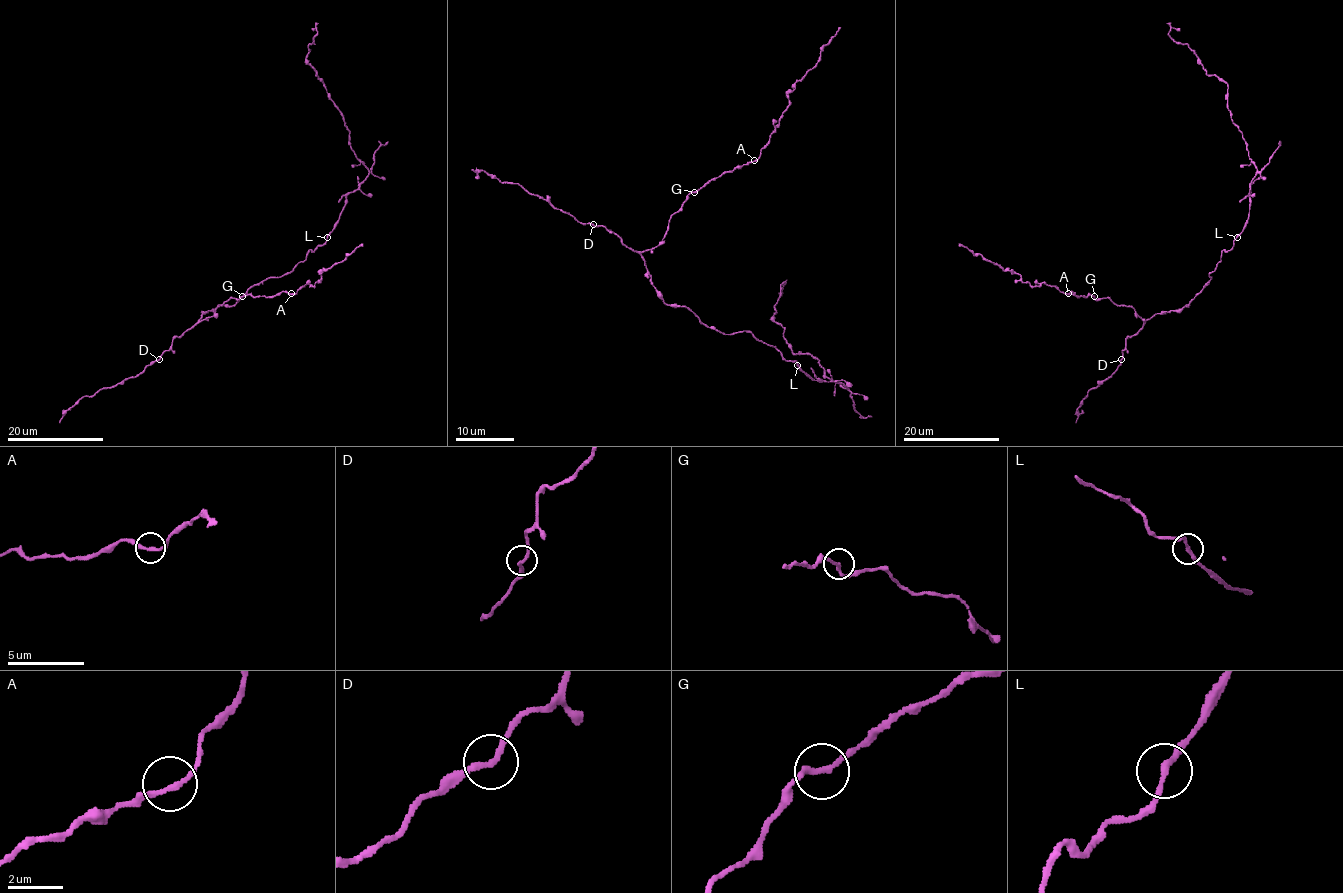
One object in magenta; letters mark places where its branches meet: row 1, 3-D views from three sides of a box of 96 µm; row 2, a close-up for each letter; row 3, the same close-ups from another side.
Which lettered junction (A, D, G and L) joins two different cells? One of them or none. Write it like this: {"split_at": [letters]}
{"split_at": ["L"]}

